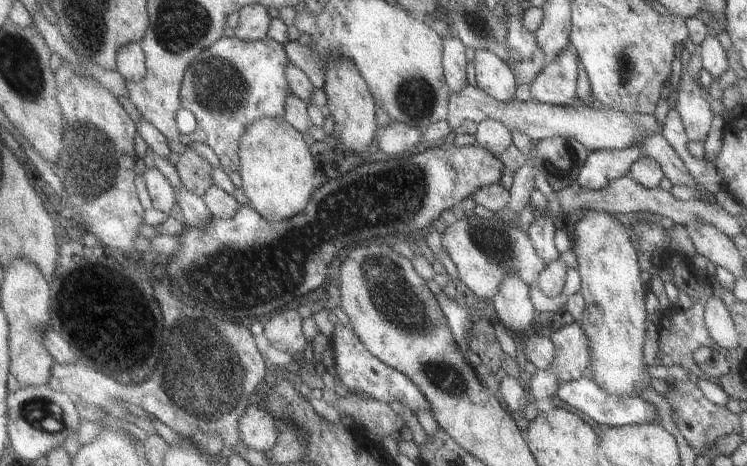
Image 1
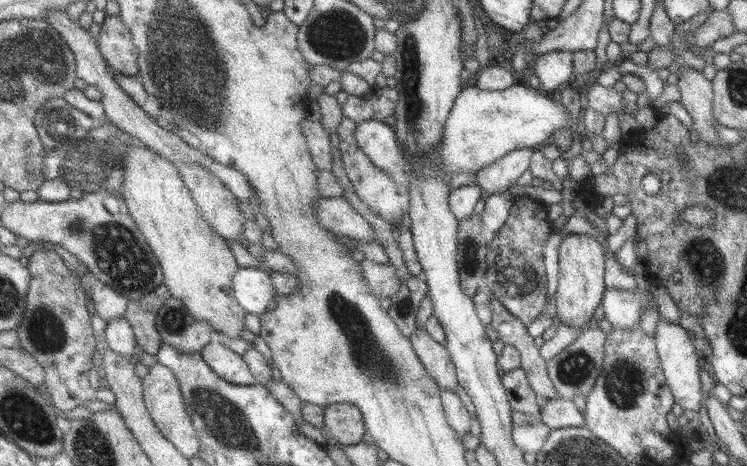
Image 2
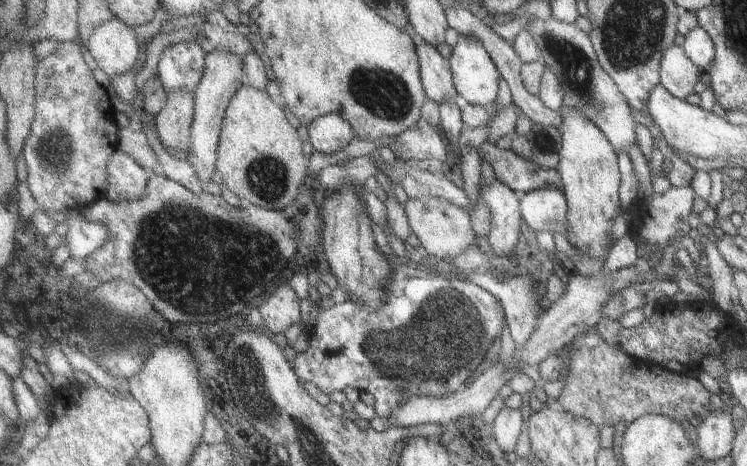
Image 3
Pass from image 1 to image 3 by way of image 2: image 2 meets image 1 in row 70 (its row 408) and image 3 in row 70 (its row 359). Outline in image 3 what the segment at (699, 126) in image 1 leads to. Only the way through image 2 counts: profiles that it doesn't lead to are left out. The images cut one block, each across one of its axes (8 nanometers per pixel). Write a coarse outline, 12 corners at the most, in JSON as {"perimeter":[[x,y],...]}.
{"perimeter":[[675,44],[662,52],[664,90],[686,100],[704,72]]}

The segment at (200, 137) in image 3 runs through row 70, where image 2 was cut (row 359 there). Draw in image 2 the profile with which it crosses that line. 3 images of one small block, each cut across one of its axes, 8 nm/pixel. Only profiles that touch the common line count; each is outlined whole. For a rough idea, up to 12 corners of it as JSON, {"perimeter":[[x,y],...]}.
{"perimeter":[[210,343],[201,353],[226,380],[258,382],[246,357],[229,344]]}

